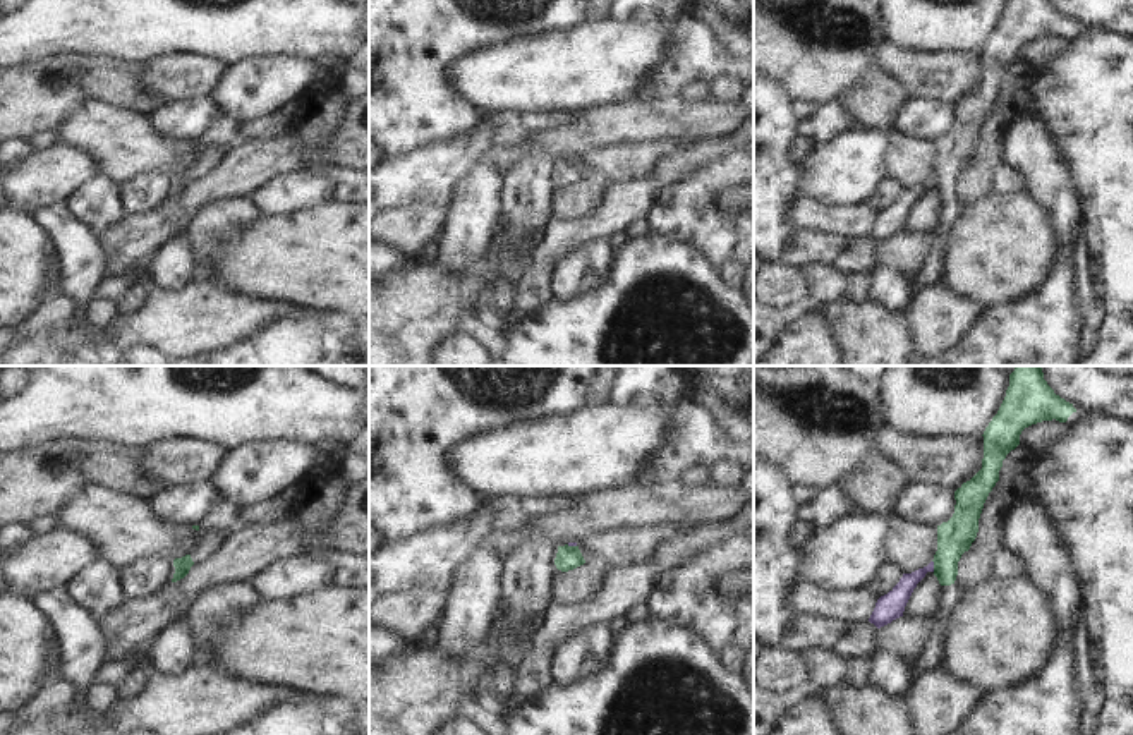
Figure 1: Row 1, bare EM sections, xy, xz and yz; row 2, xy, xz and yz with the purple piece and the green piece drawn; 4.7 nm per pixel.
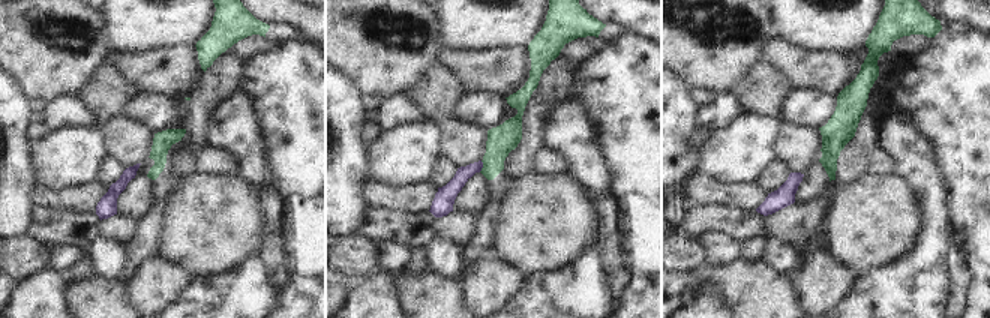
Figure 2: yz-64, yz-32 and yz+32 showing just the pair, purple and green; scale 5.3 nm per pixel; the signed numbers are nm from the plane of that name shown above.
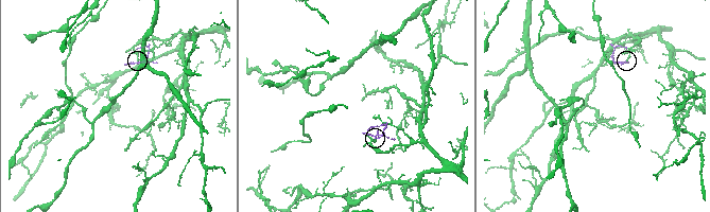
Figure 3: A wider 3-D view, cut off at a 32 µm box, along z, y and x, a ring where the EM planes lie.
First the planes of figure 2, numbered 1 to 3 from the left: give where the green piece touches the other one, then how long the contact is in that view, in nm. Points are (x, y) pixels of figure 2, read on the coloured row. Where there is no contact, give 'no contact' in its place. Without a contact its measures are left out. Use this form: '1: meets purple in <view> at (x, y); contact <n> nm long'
1: no contact
2: meets purple in yz-32 at (482, 167); contact 70 nm long
3: no contact

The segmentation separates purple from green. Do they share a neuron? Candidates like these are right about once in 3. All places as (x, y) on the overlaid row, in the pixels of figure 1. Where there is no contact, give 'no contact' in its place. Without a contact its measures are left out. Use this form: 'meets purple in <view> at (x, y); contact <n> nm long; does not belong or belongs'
meets purple in yz at (933, 565); contact 60 nm long; does not belong

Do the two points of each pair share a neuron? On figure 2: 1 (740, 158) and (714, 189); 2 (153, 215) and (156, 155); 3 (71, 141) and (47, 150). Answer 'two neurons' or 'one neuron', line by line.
1: two neurons
2: one neuron
3: one neuron

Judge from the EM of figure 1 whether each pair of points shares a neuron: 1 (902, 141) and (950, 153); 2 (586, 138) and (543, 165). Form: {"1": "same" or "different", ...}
{"1": "different", "2": "different"}

